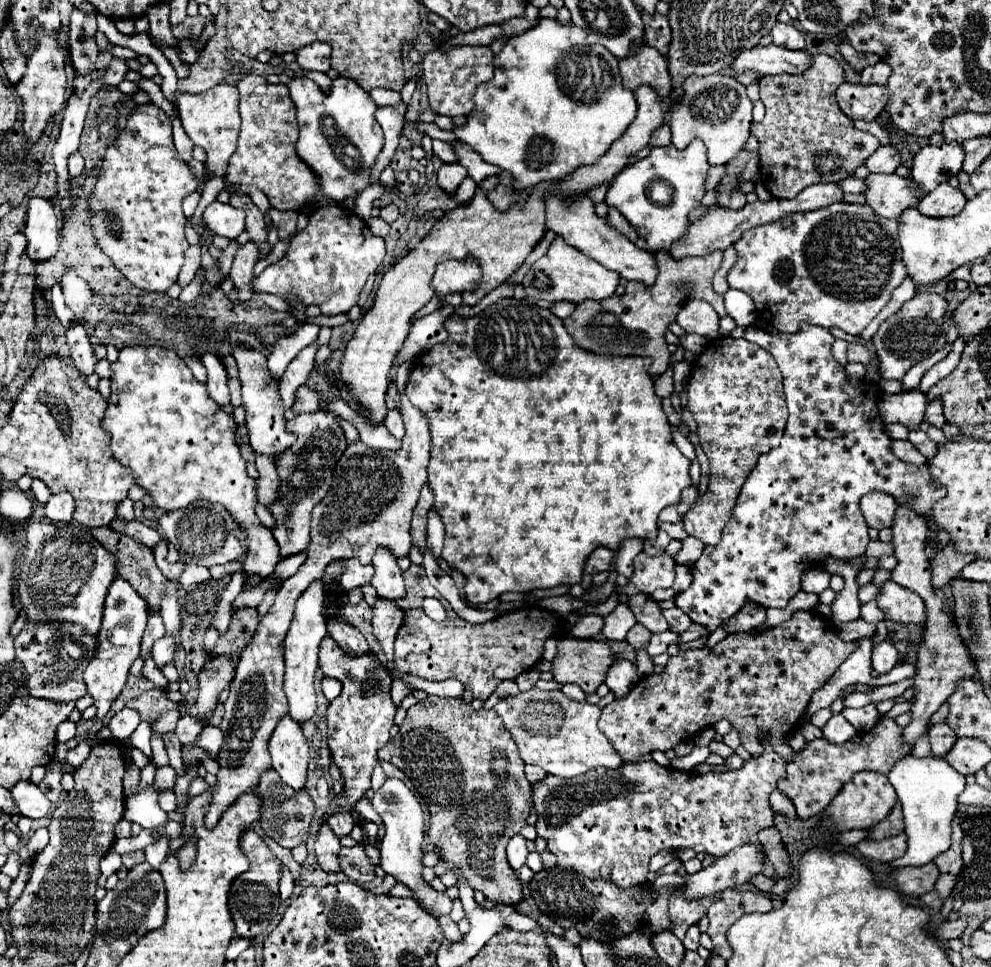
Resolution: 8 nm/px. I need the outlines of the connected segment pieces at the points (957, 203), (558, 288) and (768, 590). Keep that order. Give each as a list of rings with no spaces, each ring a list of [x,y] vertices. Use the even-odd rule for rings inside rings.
[[[941,183],[935,191],[927,193],[921,199],[917,209],[927,217],[951,217],[951,215],[959,215],[965,203],[967,199],[959,189],[951,187],[949,183]]]
[[[557,237],[551,243],[551,247],[547,249],[547,253],[531,265],[531,269],[523,277],[521,285],[529,297],[545,299],[551,303],[571,301],[577,305],[577,303],[583,303],[587,299],[601,301],[601,299],[611,297],[619,285],[619,279],[621,279],[621,275],[617,275],[617,271],[609,271],[607,267],[603,267],[595,259],[587,257],[585,253],[577,251],[575,247],[567,245],[561,237]]]
[[[749,325],[745,327],[743,337],[751,343],[757,343],[775,357],[783,373],[789,419],[781,437],[781,445],[761,455],[757,467],[745,481],[745,487],[741,487],[737,507],[733,509],[733,519],[729,519],[725,525],[721,541],[713,547],[705,547],[699,561],[691,567],[691,587],[677,593],[675,597],[675,605],[687,613],[693,623],[709,629],[709,633],[727,623],[749,601],[765,609],[785,607],[799,591],[799,579],[803,571],[819,567],[825,557],[853,559],[863,555],[869,543],[867,523],[859,511],[859,501],[863,495],[871,491],[883,491],[895,497],[899,505],[907,505],[909,501],[909,505],[919,515],[927,515],[933,509],[933,503],[945,497],[945,489],[933,479],[927,465],[917,467],[893,455],[893,439],[887,435],[887,429],[877,413],[881,389],[867,381],[861,381],[857,387],[849,383],[845,367],[839,365],[831,355],[835,337],[829,333],[829,329],[803,325],[799,333],[773,335]]]

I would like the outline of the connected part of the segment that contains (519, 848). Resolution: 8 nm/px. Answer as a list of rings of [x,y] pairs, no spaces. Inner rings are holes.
[[[517,833],[517,835],[509,841],[509,845],[507,845],[507,859],[509,859],[509,865],[517,871],[519,867],[525,865],[527,855],[529,855],[529,851],[527,851],[527,841],[525,841],[523,835]]]

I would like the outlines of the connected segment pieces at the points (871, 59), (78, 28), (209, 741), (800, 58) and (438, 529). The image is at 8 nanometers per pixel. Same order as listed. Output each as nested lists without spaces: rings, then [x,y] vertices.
[[[841,41],[841,43],[839,43],[839,51],[841,51],[841,55],[845,57],[845,61],[847,61],[855,71],[863,71],[867,65],[873,65],[873,63],[877,63],[877,61],[881,59],[879,55],[873,55],[873,53],[855,51],[847,41]]]
[[[73,7],[71,31],[69,31],[69,55],[71,55],[73,67],[79,75],[87,75],[93,71],[93,63],[99,55],[97,43],[95,43],[95,33],[97,33],[95,15]]]
[[[207,725],[201,735],[199,735],[199,741],[197,745],[207,751],[209,757],[213,757],[215,761],[219,759],[219,749],[223,745],[223,731],[219,727],[213,727],[213,725]]]
[[[757,45],[749,51],[743,51],[733,61],[733,71],[755,71],[759,75],[801,75],[811,67],[811,53],[809,51],[791,51],[779,45]]]
[[[435,511],[429,513],[429,537],[427,537],[427,545],[431,547],[433,557],[439,561],[441,559],[441,549],[443,549],[443,523],[441,523],[441,517]]]

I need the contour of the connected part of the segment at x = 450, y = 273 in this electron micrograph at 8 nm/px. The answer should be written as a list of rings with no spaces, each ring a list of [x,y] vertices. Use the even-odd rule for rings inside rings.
[[[473,259],[465,261],[445,261],[437,267],[433,277],[433,289],[437,297],[445,297],[449,293],[473,291],[479,285],[481,267]]]

